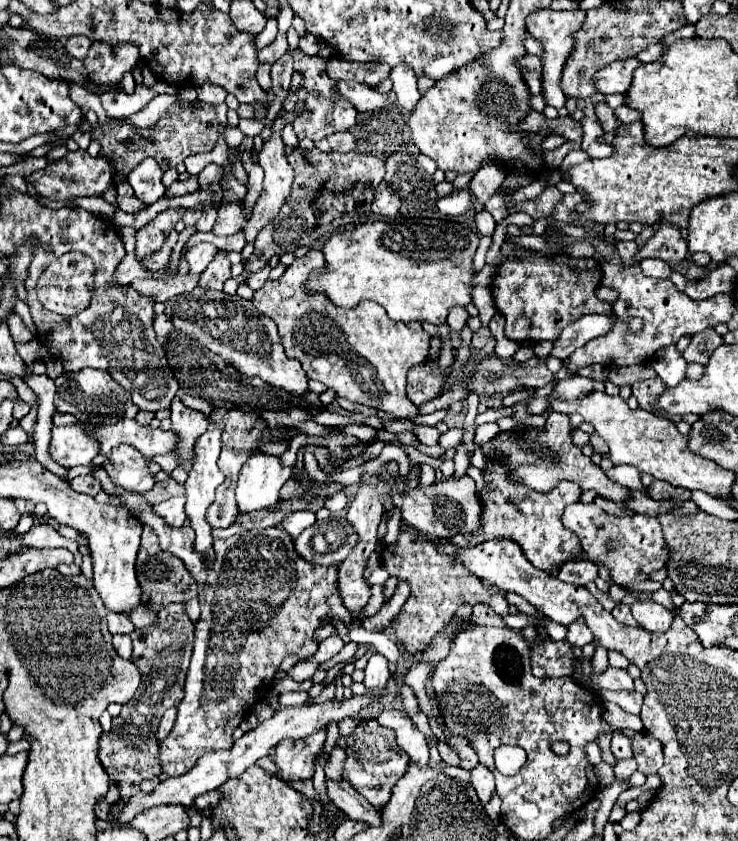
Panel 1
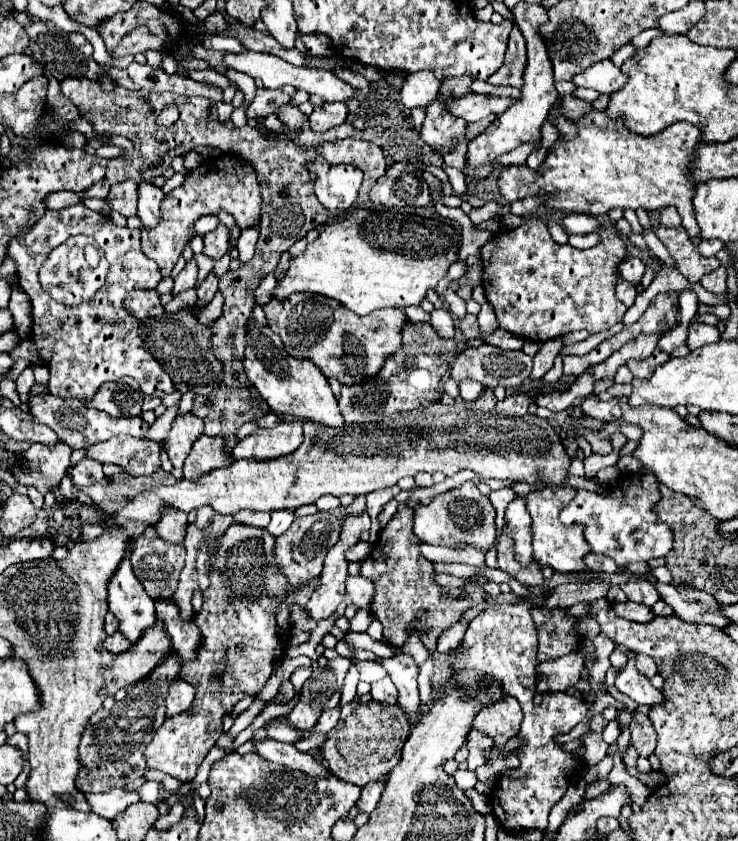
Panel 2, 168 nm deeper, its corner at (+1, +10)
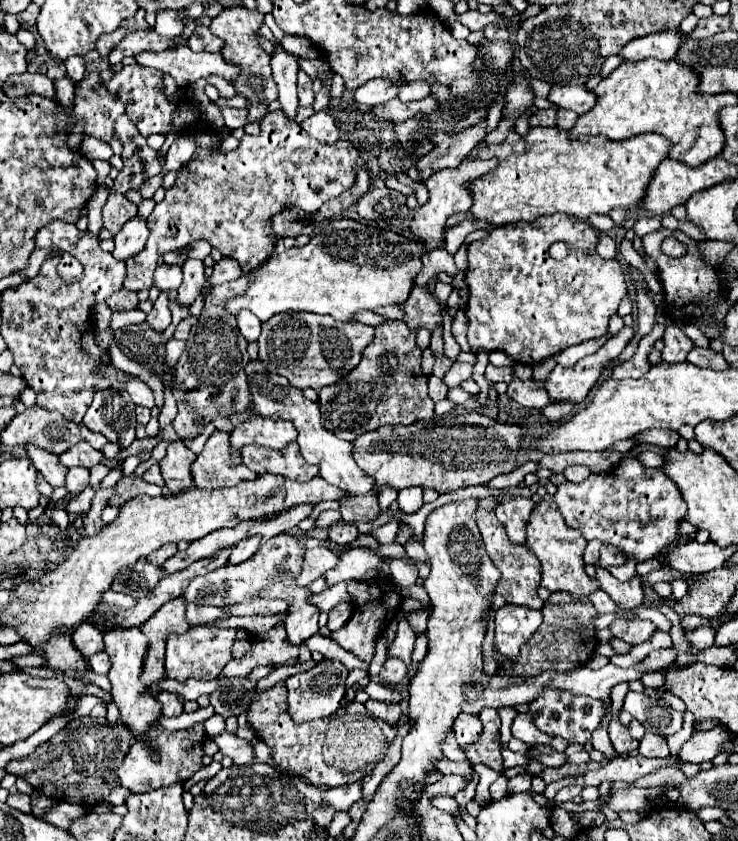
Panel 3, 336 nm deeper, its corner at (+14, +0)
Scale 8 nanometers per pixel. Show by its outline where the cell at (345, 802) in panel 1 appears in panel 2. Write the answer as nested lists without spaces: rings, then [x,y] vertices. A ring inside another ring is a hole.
[[[266,738],[260,742],[254,742],[254,748],[260,758],[266,758],[274,764],[280,764],[280,766],[286,766],[292,770],[300,770],[300,772],[306,772],[312,776],[326,776],[326,774],[330,776],[330,772],[312,754],[298,752],[292,744]]]

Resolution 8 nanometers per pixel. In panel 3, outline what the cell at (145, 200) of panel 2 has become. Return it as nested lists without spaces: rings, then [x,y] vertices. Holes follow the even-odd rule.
[[[137,214],[115,236],[113,256],[117,256],[117,260],[127,260],[129,256],[133,256],[133,254],[141,252],[141,248],[145,248],[147,238],[149,238],[147,220]]]

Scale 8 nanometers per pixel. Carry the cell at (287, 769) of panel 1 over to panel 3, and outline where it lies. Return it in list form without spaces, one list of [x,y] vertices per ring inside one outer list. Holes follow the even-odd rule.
[[[323,660],[321,664],[317,664],[315,668],[307,670],[307,672],[299,672],[295,676],[289,676],[285,680],[287,686],[287,706],[289,706],[289,716],[293,718],[295,724],[303,724],[303,722],[311,722],[317,718],[325,718],[329,714],[335,714],[335,710],[339,708],[339,702],[345,694],[345,680],[347,680],[349,670],[337,662],[337,660]]]

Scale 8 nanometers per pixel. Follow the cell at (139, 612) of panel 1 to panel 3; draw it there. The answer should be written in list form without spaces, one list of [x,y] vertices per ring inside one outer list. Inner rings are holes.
[[[189,628],[183,634],[171,632],[167,638],[167,658],[165,672],[167,678],[175,680],[213,680],[221,674],[223,666],[231,660],[231,644],[235,640],[235,630],[219,630],[219,628]]]

